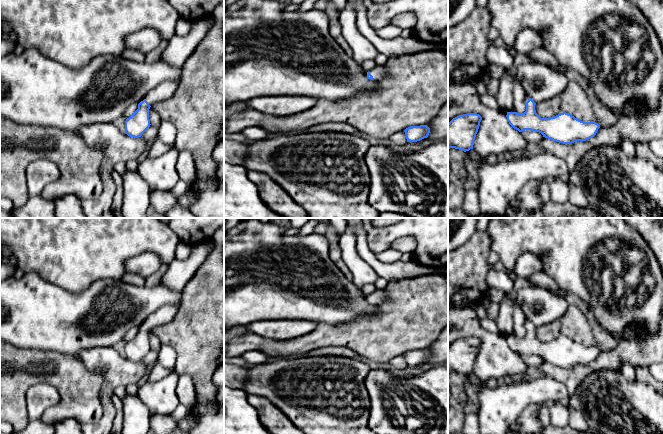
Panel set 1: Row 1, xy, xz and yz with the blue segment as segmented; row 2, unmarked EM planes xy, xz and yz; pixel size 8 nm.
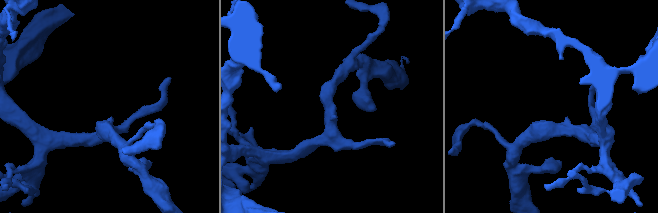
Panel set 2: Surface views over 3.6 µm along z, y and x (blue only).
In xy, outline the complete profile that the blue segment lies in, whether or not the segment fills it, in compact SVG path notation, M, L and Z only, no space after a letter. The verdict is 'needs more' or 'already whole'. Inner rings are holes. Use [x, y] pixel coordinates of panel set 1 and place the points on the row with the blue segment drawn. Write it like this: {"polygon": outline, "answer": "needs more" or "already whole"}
{"polygon": "M165 81L151 90L138 104L138 109L125 121L125 134L138 138L150 127L149 109L155 103L170 98L178 87L176 81Z", "answer": "needs more"}

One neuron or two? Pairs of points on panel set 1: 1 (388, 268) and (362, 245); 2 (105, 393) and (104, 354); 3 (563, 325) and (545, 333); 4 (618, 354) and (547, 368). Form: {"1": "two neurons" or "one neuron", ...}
{"1": "one neuron", "2": "one neuron", "3": "one neuron", "4": "one neuron"}

